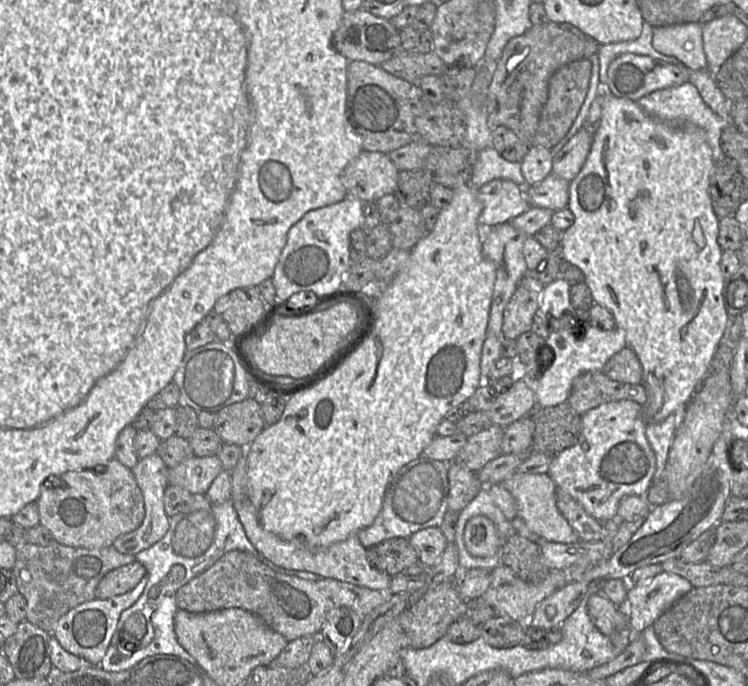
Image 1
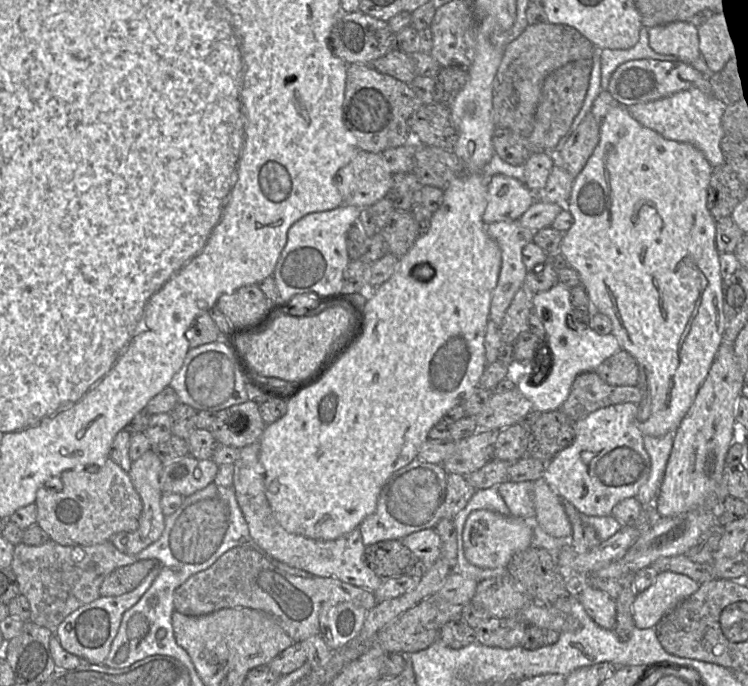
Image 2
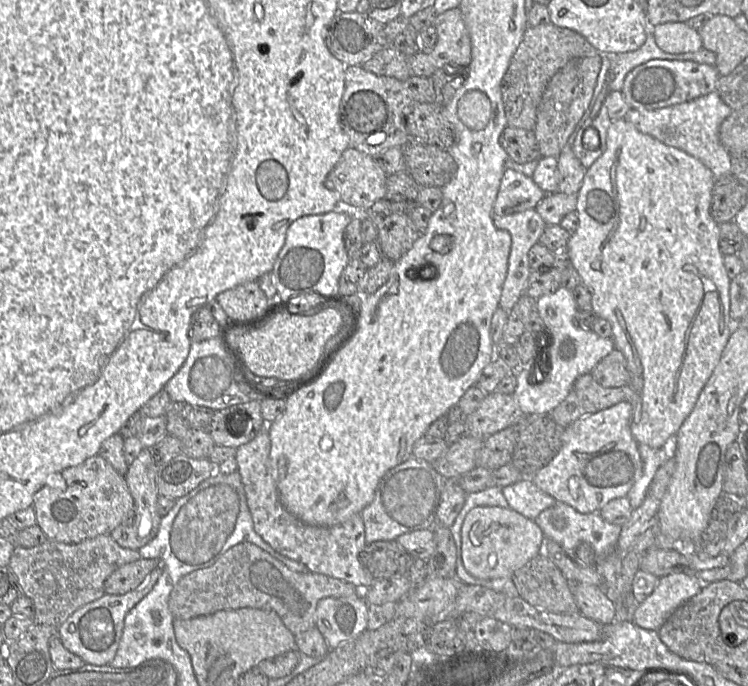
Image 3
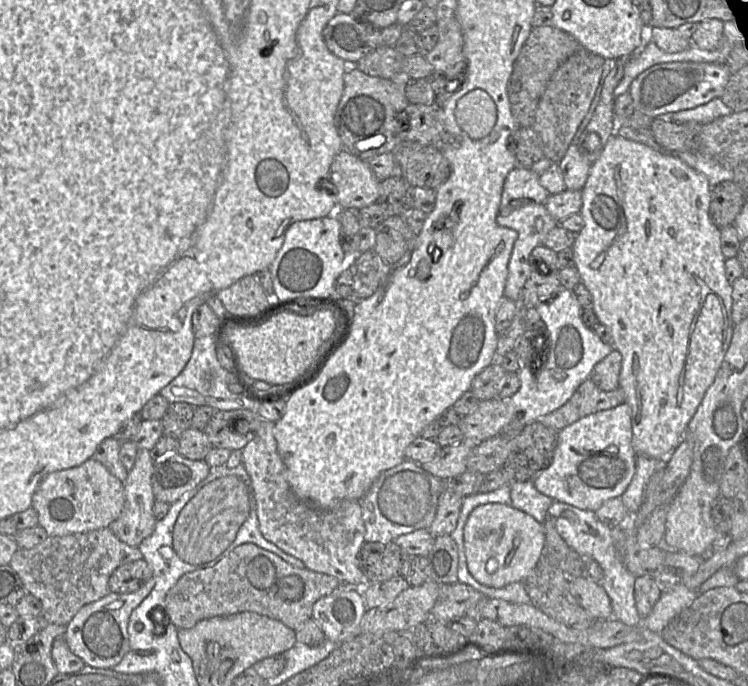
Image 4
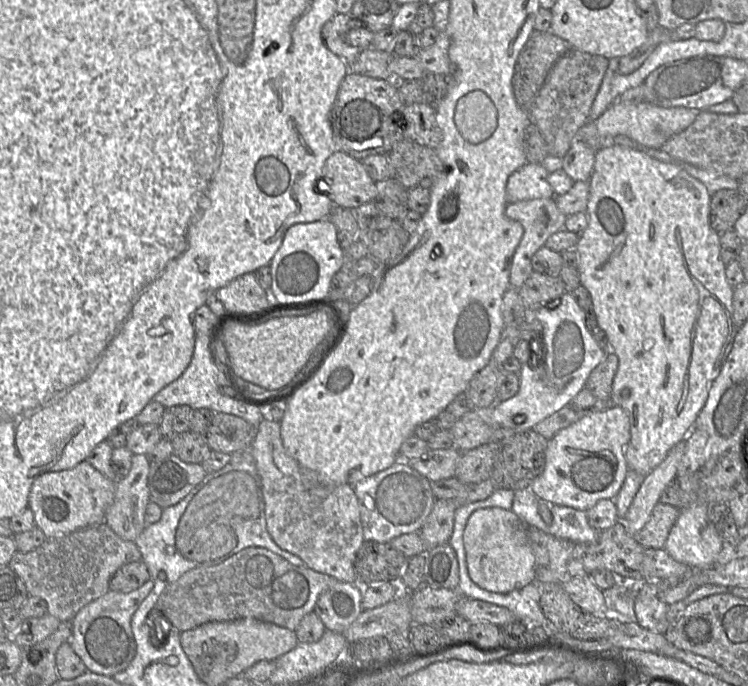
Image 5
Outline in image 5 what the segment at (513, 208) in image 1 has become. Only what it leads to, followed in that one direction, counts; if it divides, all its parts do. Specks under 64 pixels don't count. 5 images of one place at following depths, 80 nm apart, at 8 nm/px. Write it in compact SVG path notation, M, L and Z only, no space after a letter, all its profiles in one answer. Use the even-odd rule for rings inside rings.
M526 163L514 171L506 183L507 204L534 199L546 199L555 197L554 191L549 184L549 172L540 163Z

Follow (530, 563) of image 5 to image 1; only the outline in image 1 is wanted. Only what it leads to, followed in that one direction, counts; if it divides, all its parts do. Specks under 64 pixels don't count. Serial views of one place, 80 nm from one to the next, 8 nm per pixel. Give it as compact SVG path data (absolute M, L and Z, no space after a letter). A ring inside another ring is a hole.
M483 515L472 517L467 521L464 543L467 551L475 557L500 556L500 550L504 545L494 523Z

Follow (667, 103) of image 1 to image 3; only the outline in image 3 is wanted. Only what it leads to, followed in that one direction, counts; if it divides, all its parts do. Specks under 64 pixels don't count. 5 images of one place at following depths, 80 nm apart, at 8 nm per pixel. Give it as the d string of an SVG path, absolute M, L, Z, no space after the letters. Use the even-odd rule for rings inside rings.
M714 91L693 100L660 109L630 108L624 119L633 124L640 132L697 158L712 171L716 178L731 173L732 156L721 143L720 126L732 111Z

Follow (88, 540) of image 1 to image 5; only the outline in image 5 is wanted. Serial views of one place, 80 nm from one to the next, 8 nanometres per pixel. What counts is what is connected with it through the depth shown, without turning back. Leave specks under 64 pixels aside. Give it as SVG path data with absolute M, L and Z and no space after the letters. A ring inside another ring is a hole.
M82 461L74 468L38 476L32 484L28 504L34 513L36 526L48 538L105 523L106 511L114 496L115 482L88 461Z

